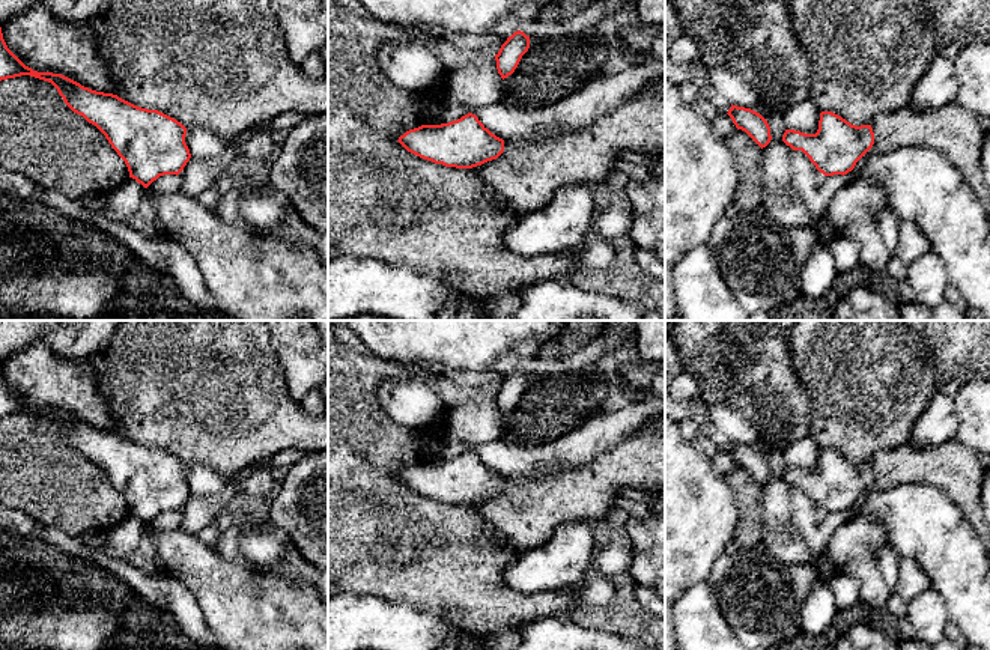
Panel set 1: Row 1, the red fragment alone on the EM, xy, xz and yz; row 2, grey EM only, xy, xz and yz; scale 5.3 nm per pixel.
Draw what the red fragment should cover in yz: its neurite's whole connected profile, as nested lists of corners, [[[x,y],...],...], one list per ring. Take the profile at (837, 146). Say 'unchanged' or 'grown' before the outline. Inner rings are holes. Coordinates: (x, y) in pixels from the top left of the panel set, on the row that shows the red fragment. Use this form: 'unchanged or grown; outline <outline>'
unchanged; outline [[[821,111],[815,134],[785,129],[782,141],[802,150],[824,176],[847,175],[873,147],[871,125],[852,125],[832,111]]]

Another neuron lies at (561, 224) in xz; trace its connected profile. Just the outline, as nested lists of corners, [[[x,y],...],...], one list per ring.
[[[564,187],[543,208],[519,217],[506,232],[504,245],[509,251],[527,257],[581,251],[594,223],[593,214],[591,187]]]

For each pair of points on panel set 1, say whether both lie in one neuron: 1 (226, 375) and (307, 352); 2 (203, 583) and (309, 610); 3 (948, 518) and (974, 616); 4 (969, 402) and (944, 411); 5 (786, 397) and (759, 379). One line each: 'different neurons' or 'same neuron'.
1: different neurons
2: same neuron
3: same neuron
4: different neurons
5: same neuron

